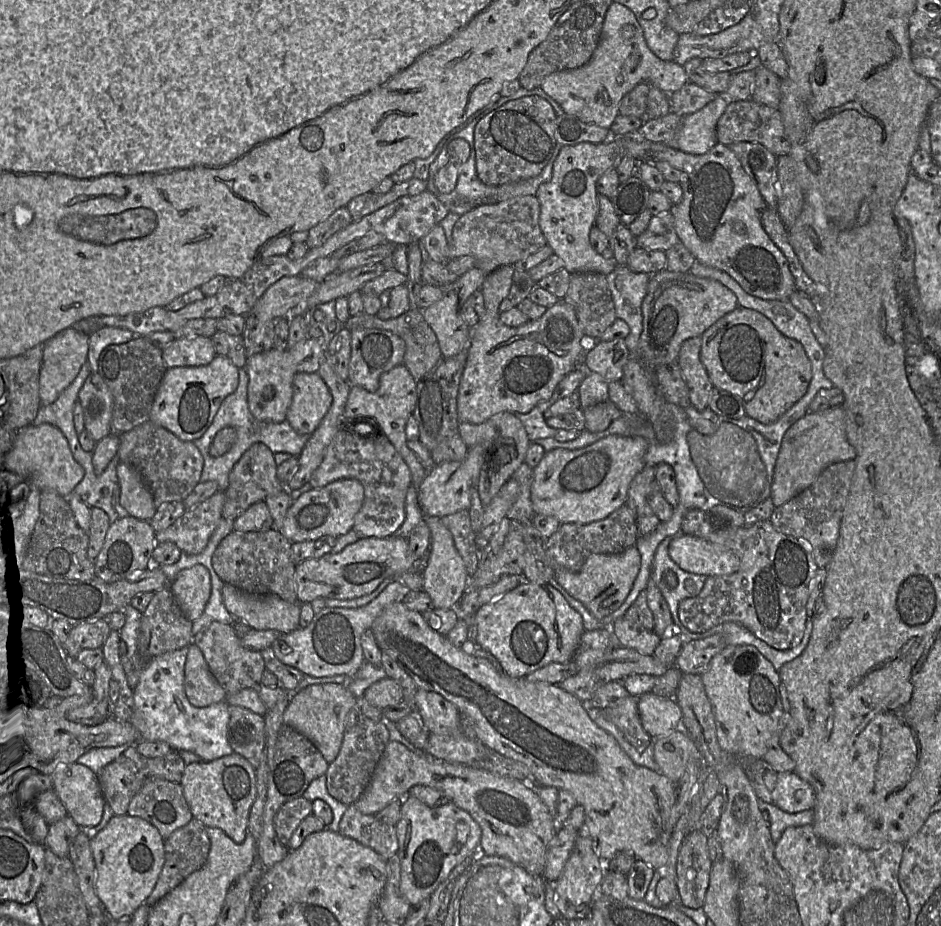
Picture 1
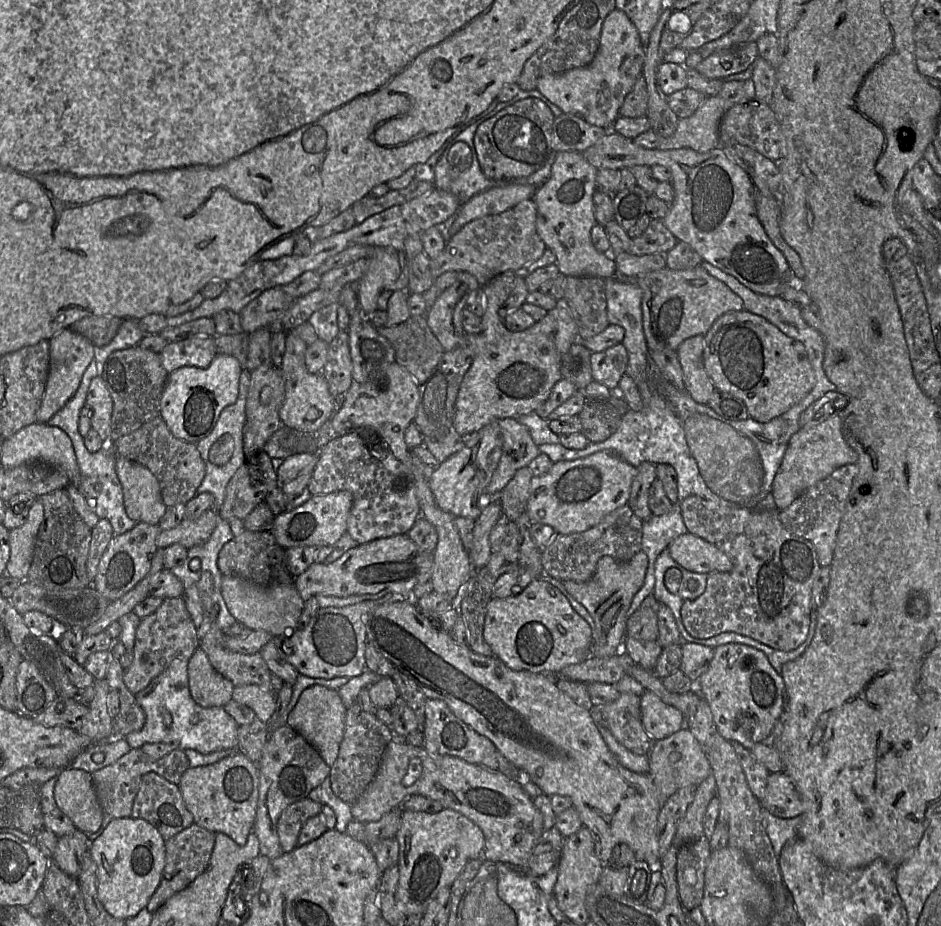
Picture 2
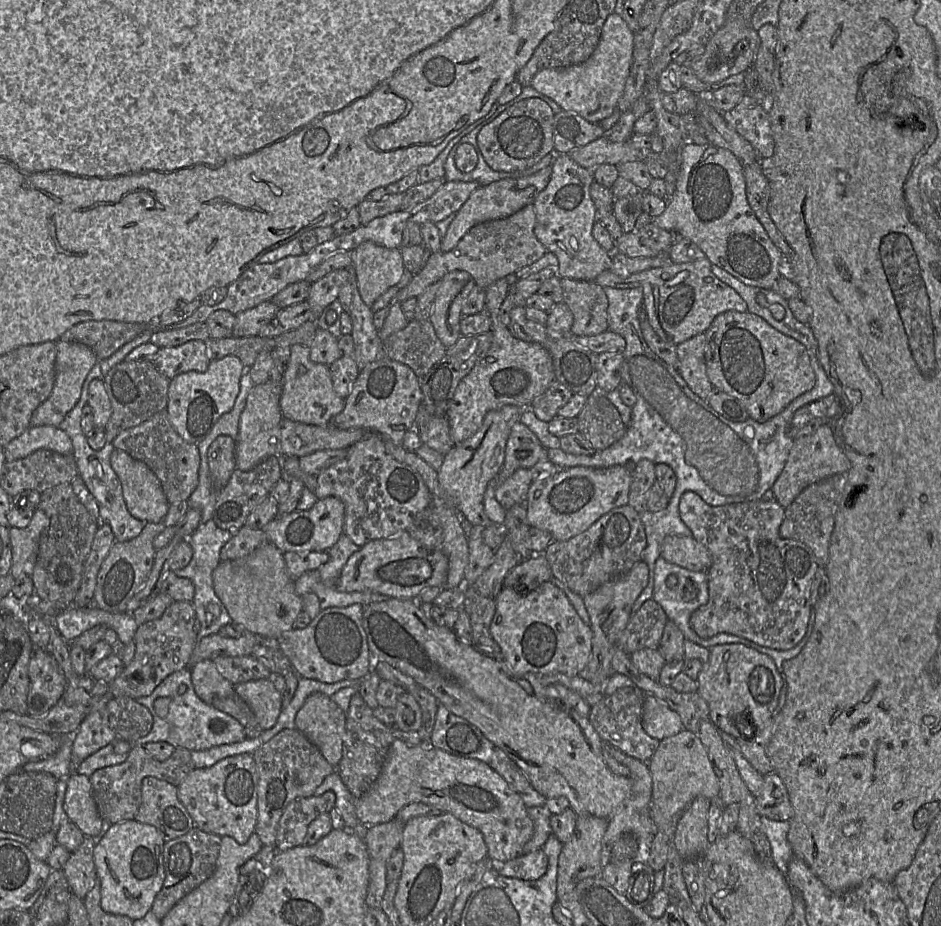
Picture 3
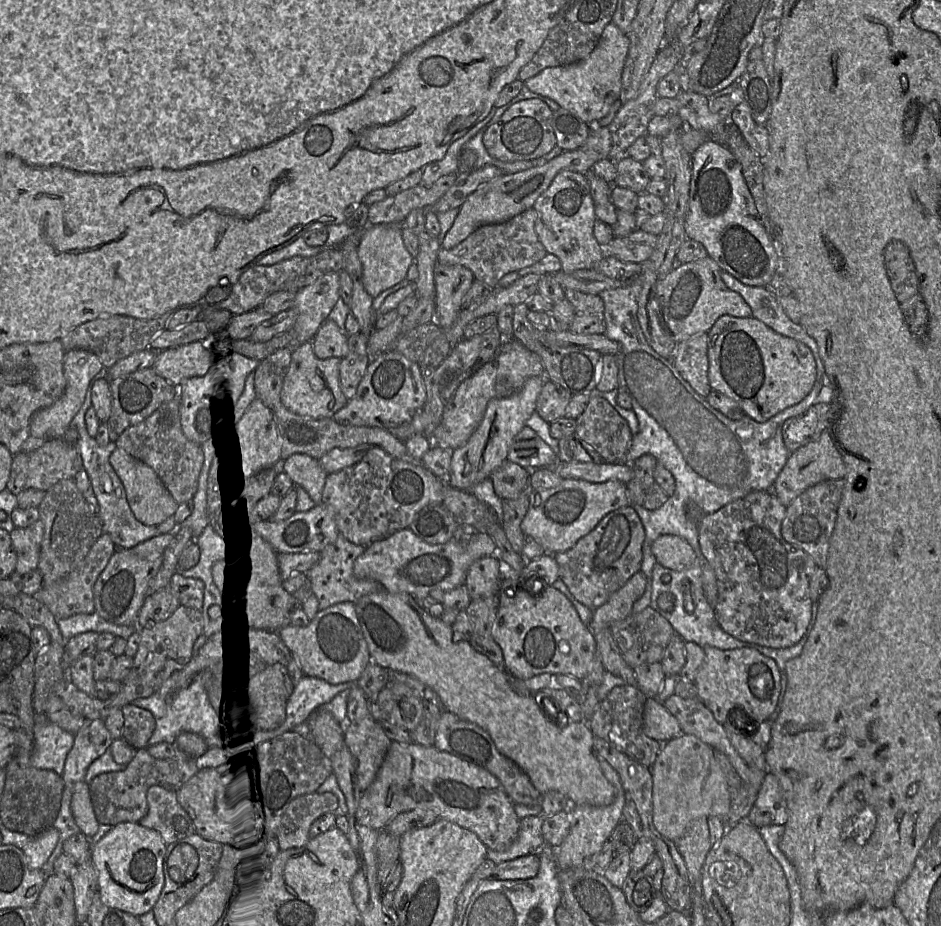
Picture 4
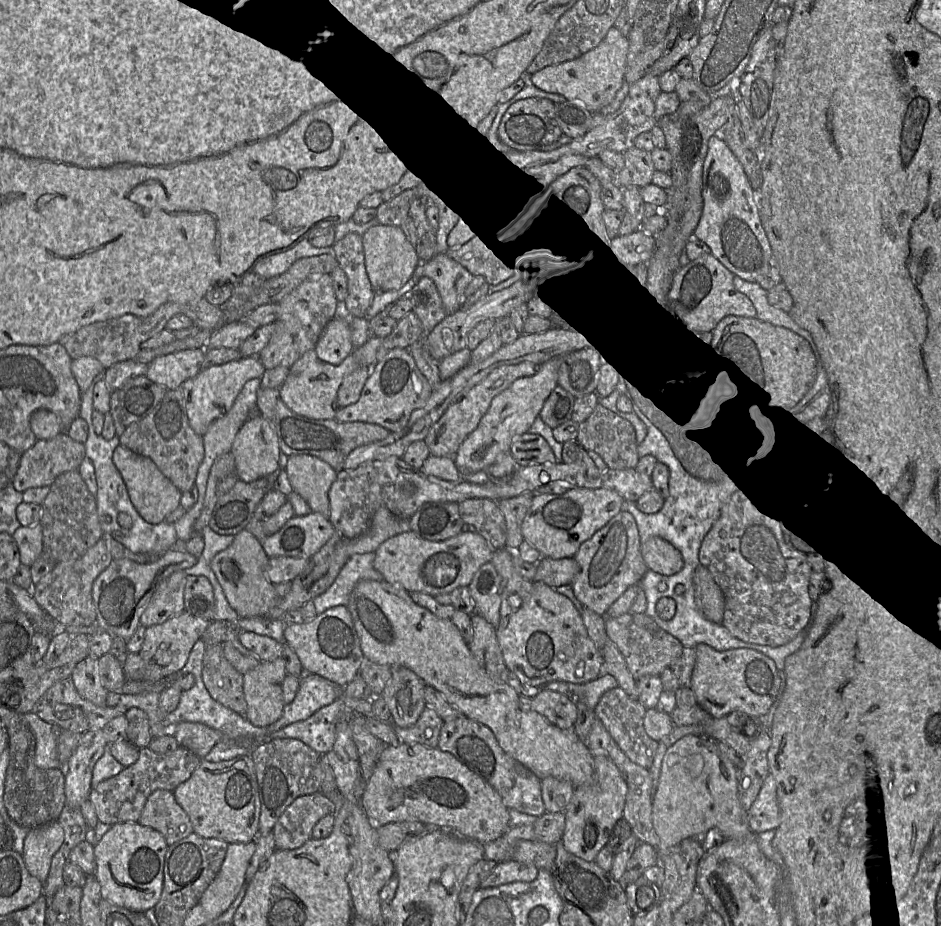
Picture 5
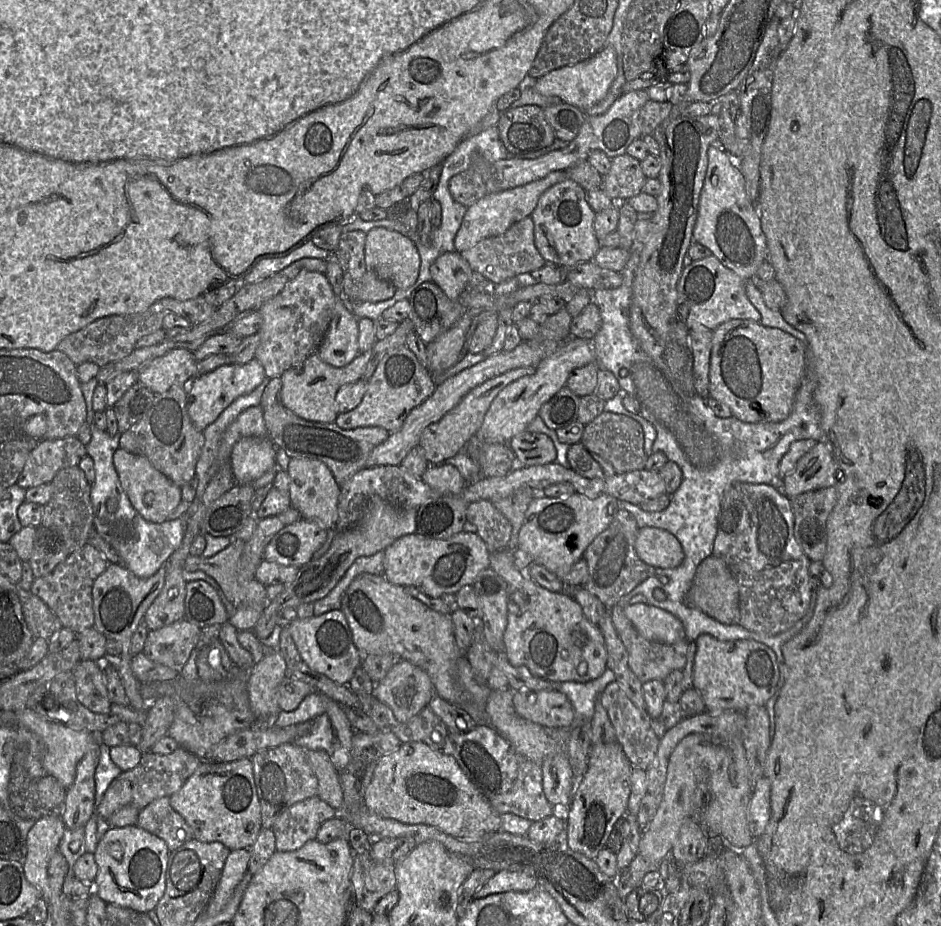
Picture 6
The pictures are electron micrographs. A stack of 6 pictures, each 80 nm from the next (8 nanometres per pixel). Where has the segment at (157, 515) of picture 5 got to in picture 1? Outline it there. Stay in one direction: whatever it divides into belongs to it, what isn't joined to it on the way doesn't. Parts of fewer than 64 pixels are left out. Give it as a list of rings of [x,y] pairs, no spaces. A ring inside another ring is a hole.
[[[120,462],[117,466],[120,485],[120,504],[129,516],[149,521],[156,513],[152,493],[141,474],[134,468]]]

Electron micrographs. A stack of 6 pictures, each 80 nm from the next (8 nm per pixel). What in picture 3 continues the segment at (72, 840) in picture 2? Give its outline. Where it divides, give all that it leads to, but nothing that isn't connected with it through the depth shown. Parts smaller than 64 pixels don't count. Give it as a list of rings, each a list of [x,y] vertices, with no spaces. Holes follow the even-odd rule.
[[[84,836],[80,846],[70,853],[62,871],[70,889],[79,898],[85,898],[88,891],[96,884],[96,869],[93,861],[94,838]]]

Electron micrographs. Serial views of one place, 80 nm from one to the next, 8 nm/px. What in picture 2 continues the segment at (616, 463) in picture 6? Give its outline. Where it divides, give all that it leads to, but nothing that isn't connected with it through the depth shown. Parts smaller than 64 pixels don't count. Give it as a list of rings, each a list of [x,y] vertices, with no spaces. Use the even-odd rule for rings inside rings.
[[[587,399],[578,414],[581,432],[592,442],[603,442],[619,428],[622,416],[609,400]]]

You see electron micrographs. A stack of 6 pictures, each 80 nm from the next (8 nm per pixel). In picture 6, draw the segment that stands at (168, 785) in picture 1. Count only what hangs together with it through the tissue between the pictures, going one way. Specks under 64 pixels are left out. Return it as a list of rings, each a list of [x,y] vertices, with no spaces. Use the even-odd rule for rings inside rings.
[[[168,796],[157,798],[139,813],[137,826],[163,839],[169,851],[194,838],[184,818],[170,805]]]

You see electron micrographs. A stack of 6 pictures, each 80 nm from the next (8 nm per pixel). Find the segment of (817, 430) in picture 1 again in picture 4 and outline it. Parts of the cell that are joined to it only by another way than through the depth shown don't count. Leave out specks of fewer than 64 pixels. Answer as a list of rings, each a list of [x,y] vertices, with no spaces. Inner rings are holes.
[[[824,430],[818,440],[797,449],[789,455],[773,485],[776,490],[776,497],[782,505],[787,507],[809,487],[825,480],[844,478],[846,474],[847,468],[844,460],[835,447],[828,430]]]

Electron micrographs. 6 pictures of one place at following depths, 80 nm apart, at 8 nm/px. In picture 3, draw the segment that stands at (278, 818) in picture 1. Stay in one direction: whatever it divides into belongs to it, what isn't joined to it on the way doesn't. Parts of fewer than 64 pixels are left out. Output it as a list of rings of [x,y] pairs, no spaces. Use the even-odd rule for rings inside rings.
[[[327,791],[320,796],[311,795],[290,802],[278,823],[276,850],[303,845],[309,824],[319,815],[329,813],[335,806],[335,800],[335,794]]]

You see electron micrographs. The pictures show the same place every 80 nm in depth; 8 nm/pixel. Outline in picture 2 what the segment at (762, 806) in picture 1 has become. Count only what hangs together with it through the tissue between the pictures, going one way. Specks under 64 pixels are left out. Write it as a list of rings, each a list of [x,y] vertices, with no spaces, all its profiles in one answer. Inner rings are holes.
[[[766,809],[761,810],[762,822],[770,839],[774,853],[779,857],[782,848],[788,841],[797,838],[801,816],[794,818],[779,818]]]

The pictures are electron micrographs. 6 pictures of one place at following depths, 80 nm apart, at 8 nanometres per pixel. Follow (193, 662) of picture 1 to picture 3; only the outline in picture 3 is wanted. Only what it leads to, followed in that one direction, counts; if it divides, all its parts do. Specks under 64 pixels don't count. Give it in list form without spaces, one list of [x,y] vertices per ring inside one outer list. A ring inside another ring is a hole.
[[[206,659],[196,663],[190,672],[195,693],[207,704],[234,692],[235,685],[218,672],[212,660]]]

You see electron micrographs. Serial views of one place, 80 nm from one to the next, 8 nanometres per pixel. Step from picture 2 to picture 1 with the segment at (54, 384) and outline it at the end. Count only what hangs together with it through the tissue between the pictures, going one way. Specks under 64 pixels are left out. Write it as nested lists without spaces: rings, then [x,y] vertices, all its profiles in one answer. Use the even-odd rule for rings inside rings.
[[[70,327],[44,343],[39,374],[42,405],[53,403],[76,378],[86,362],[89,335]]]

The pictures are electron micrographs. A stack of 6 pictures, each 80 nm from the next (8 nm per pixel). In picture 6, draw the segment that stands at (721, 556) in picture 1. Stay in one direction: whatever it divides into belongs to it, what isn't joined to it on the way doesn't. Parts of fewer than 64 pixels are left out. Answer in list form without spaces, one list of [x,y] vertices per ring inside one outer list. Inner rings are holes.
[[[639,528],[634,547],[638,557],[655,568],[675,568],[685,557],[678,539],[661,528]]]

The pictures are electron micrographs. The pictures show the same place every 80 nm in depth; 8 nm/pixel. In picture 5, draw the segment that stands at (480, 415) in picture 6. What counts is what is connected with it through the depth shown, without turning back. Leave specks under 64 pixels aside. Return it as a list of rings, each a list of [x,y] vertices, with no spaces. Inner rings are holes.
[[[522,362],[514,365],[504,365],[494,369],[481,382],[471,388],[458,401],[451,404],[441,418],[434,423],[424,439],[430,455],[438,457],[454,457],[465,438],[477,427],[481,418],[489,409],[492,399],[506,390],[517,379],[533,376],[539,365]]]

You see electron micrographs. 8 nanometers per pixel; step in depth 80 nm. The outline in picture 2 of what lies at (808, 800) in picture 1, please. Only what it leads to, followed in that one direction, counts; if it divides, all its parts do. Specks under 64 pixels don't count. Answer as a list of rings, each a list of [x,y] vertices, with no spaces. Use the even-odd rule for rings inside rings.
[[[770,773],[761,807],[779,818],[794,818],[804,810],[792,780],[784,773]]]

